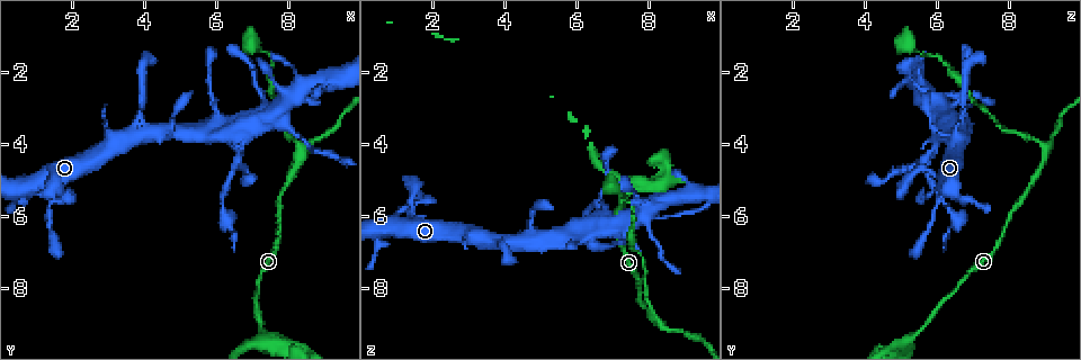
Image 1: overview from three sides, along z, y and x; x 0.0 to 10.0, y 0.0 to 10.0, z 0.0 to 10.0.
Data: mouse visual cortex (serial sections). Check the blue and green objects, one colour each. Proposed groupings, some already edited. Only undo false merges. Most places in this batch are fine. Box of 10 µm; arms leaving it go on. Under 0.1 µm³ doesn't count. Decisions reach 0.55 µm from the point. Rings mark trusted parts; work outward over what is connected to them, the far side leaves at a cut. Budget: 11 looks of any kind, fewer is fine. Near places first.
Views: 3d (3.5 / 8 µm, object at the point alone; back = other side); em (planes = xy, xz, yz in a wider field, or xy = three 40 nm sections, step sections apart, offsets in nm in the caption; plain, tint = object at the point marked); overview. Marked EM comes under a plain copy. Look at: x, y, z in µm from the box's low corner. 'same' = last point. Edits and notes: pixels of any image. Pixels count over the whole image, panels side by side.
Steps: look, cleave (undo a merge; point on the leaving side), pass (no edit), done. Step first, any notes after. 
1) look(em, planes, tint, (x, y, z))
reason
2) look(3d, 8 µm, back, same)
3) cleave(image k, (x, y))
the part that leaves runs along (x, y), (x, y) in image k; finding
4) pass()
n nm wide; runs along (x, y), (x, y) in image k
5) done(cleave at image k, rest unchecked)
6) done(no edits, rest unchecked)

look(3d, 3.5 µm, (4.05, 3.65, 6.75))
thin arm on a thick one

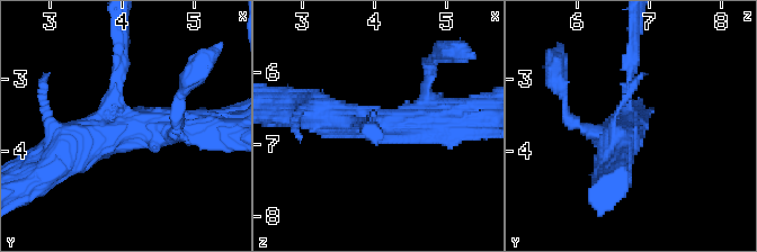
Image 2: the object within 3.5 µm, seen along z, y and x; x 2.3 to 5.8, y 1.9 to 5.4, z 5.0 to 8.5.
look(em, planes, tint, (4.10, 3.65, 6.75))
3 arms; arms of 150, 350, 500 nm

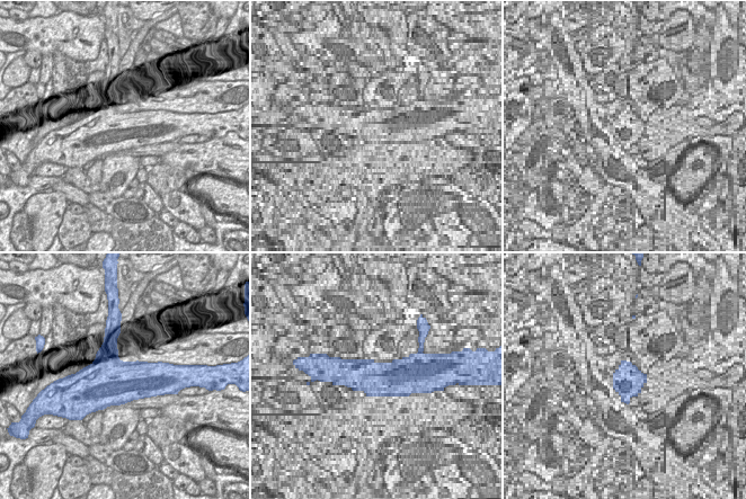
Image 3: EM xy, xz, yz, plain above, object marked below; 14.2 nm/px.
pass()
runs along (64, 151), (130, 127), (206, 127) in image 2; all the same cell

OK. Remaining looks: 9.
look(3d, 3.5 µm, (6.70, 3.80, 6.00))
three arms meet

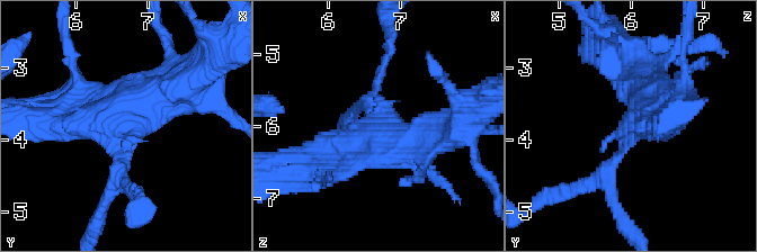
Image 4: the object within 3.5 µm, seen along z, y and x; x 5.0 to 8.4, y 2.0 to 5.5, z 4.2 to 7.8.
look(em, xy, step 3, tint, (6.70, 3.80, 6.00))
need the tissue

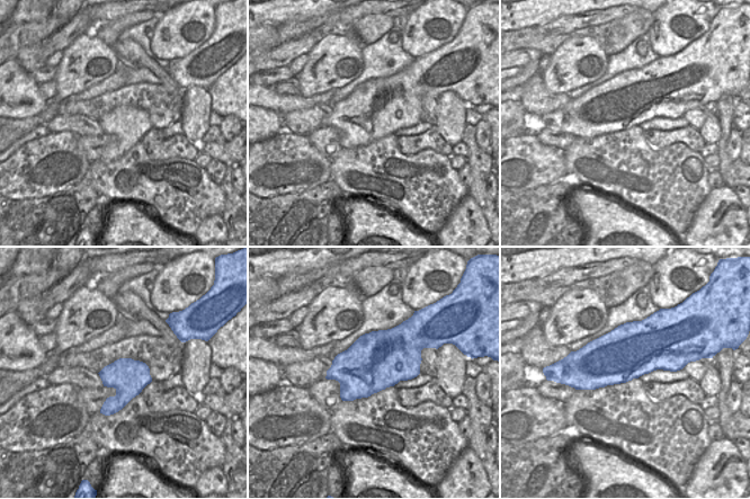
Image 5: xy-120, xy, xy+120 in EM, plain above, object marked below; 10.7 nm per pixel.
pass()
one cell here

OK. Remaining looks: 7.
look(3d, 8 µm, (8.40, 4.15, 9.00))
three arms meet

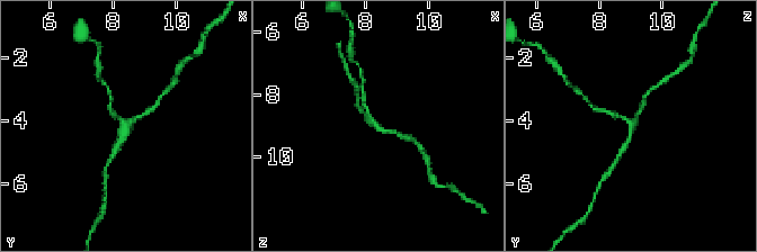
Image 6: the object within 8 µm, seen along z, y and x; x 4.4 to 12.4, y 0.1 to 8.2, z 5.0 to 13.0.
look(em, xy, step 2, tint, same)
3 arms; arms of 150, 150, 200 nm; need the tissue

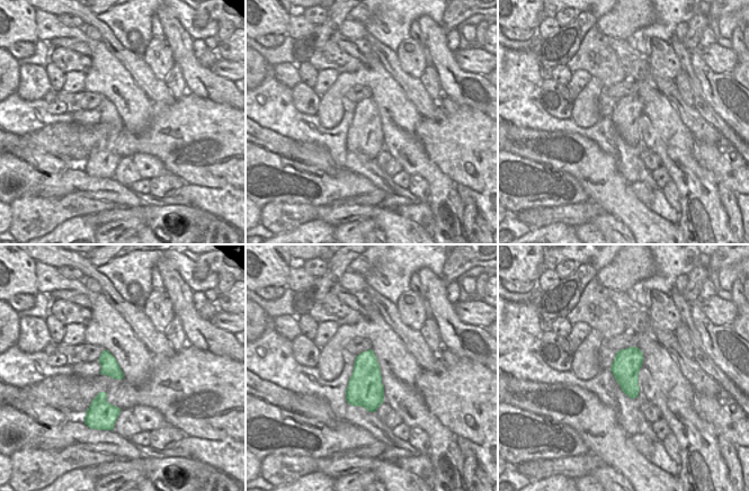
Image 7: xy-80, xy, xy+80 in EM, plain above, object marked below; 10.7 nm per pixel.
pass()
runs along (621, 154), (631, 126), (607, 111) in image 6; continuous, no second cell

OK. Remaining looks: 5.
look(3d, 8 µm, (7.60, 1.60, 5.75))
a narrow waist

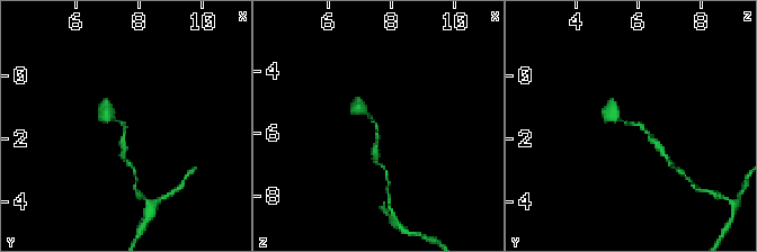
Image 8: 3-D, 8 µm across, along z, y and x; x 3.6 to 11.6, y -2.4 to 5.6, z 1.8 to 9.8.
look(3d, 3.5 µm, same)
closer look

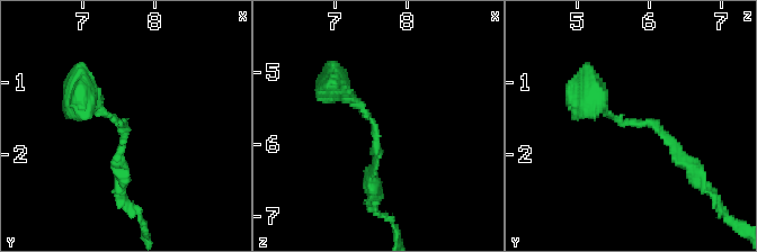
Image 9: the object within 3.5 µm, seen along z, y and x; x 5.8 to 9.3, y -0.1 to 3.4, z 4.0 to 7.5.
pass()
runs along (691, 164), (652, 123), (621, 123), (589, 88) in image 9; one cell here

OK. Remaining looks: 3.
done(no edits, rest unchecked)

